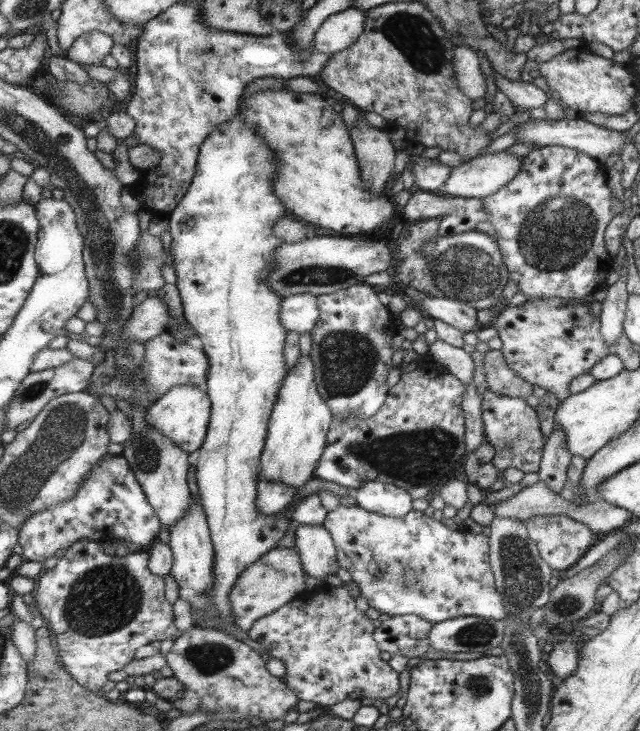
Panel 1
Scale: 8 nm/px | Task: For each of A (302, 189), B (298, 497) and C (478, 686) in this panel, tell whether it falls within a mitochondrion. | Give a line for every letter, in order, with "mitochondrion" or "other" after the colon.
A: other
B: other
C: mitochondrion

